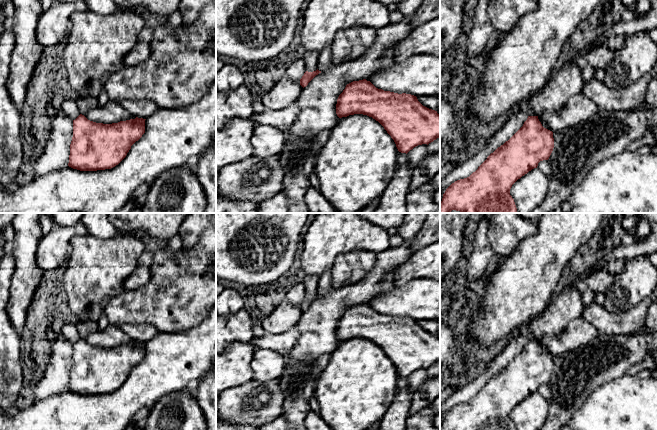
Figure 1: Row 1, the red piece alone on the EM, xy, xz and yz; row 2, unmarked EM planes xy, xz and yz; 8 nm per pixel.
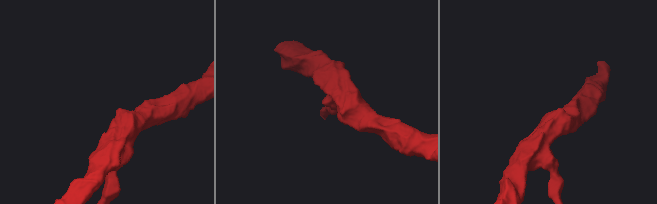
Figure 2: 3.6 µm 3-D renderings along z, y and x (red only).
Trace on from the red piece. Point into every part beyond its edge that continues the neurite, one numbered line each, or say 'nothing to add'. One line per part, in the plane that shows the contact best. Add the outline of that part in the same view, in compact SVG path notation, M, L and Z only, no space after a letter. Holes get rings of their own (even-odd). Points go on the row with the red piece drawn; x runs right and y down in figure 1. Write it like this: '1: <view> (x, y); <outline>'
nothing to add

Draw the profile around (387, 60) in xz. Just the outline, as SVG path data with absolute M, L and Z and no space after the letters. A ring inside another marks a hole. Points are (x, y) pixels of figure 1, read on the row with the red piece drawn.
M398 43L392 45L383 53L381 61L379 62L379 68L376 73L396 63L394 59L394 52L397 46Z

